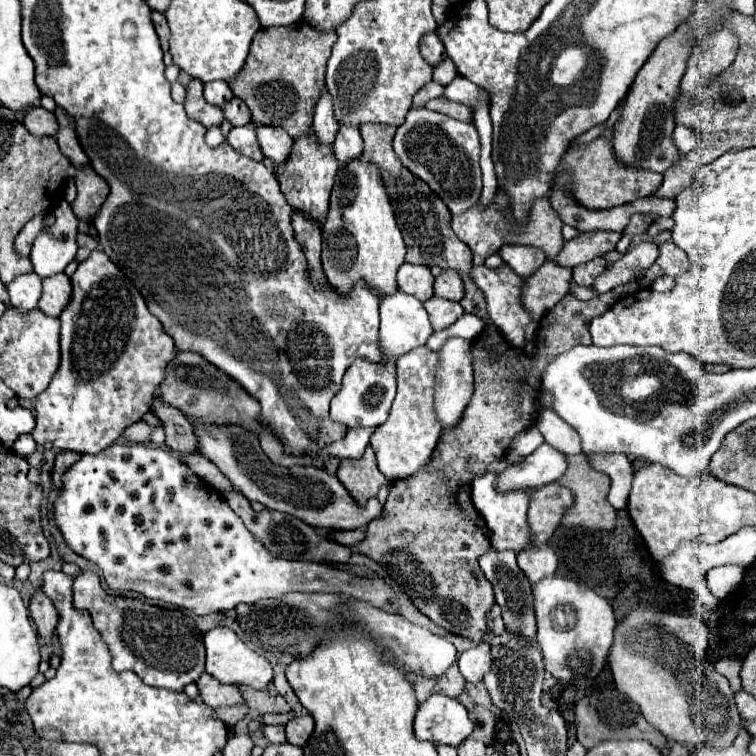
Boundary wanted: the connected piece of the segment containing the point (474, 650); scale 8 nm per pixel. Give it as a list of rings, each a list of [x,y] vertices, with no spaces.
[[[482,638],[478,644],[474,644],[472,648],[464,650],[458,656],[458,664],[460,664],[462,676],[468,682],[478,684],[484,678],[484,674],[490,670],[490,664],[492,664],[490,642],[486,642],[486,638]]]

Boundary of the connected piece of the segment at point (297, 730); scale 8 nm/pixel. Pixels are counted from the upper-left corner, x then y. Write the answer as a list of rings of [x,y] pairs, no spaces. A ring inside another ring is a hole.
[[[310,714],[308,716],[300,716],[300,718],[292,718],[286,724],[286,738],[288,738],[290,744],[304,746],[306,740],[310,738],[312,730],[314,730],[314,718]]]

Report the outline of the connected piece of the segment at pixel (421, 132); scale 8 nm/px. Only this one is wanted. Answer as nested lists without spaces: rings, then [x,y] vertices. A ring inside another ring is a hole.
[[[412,108],[404,124],[396,130],[394,152],[414,176],[424,180],[446,202],[452,214],[462,214],[478,202],[482,172],[478,164],[480,138],[474,124],[454,120],[428,108]]]

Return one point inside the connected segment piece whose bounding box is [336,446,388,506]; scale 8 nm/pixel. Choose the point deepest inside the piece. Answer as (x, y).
(361, 477)

